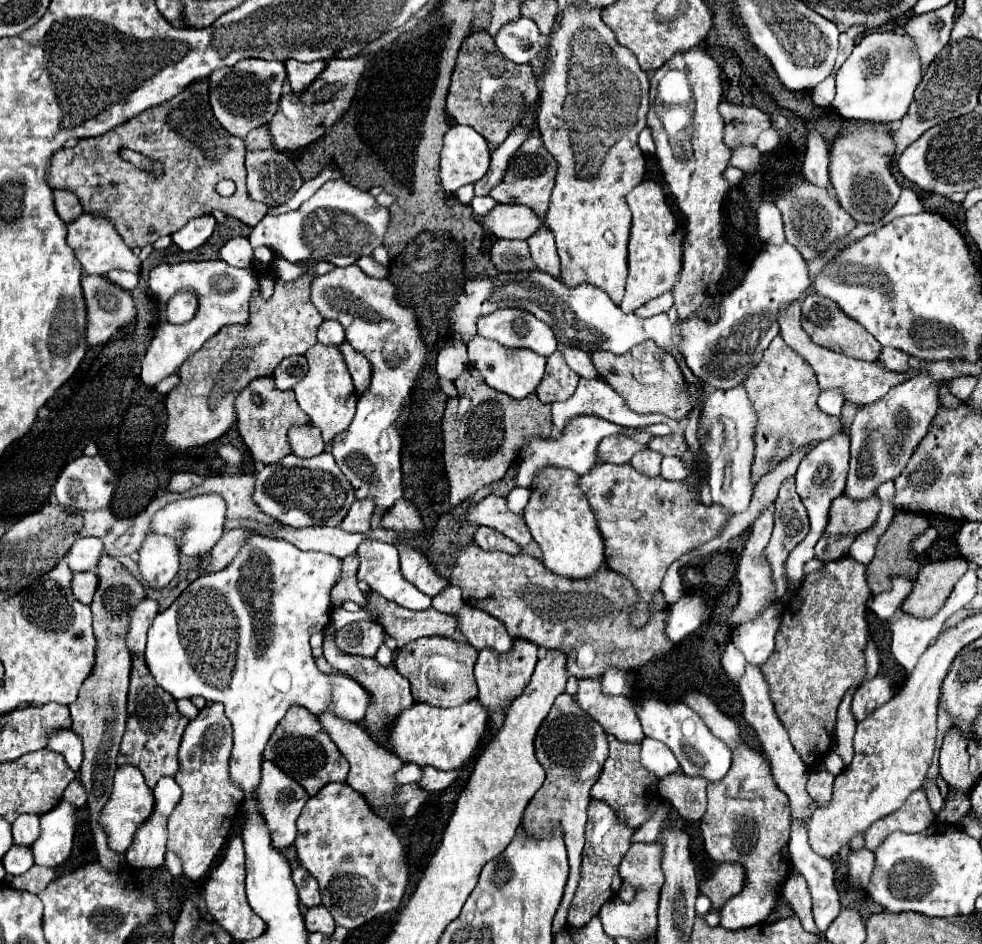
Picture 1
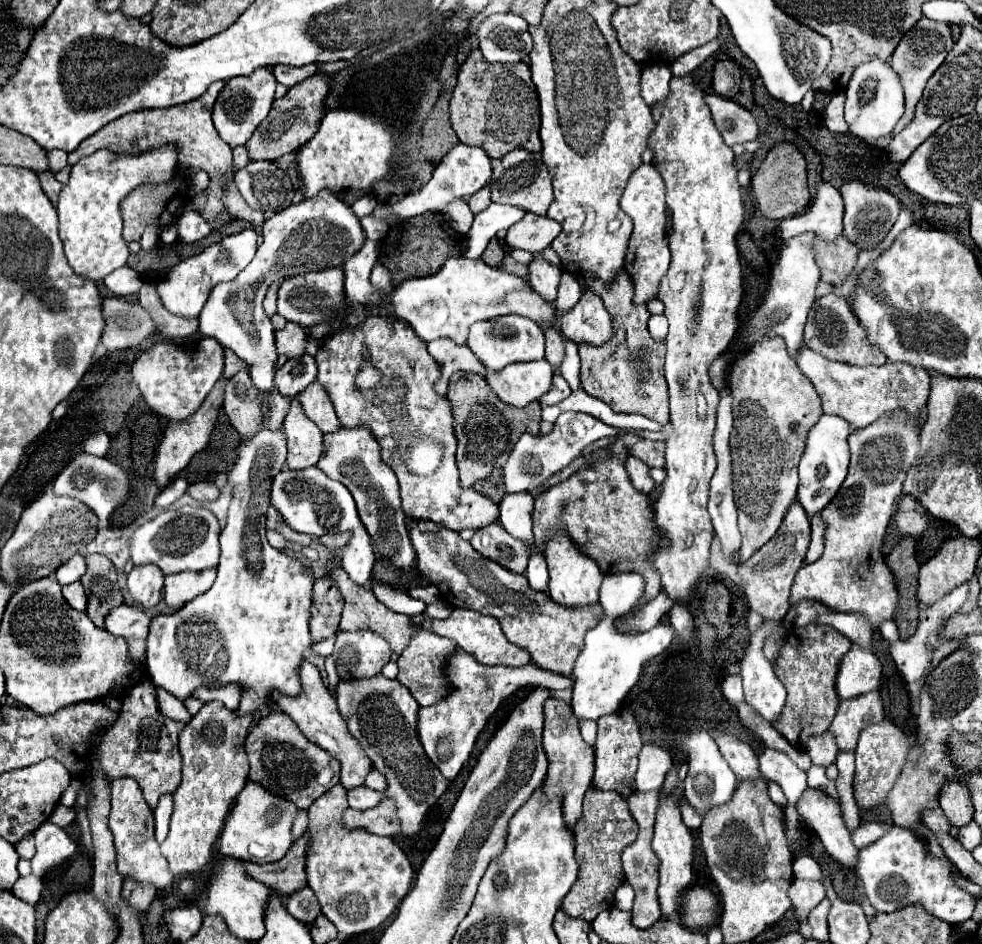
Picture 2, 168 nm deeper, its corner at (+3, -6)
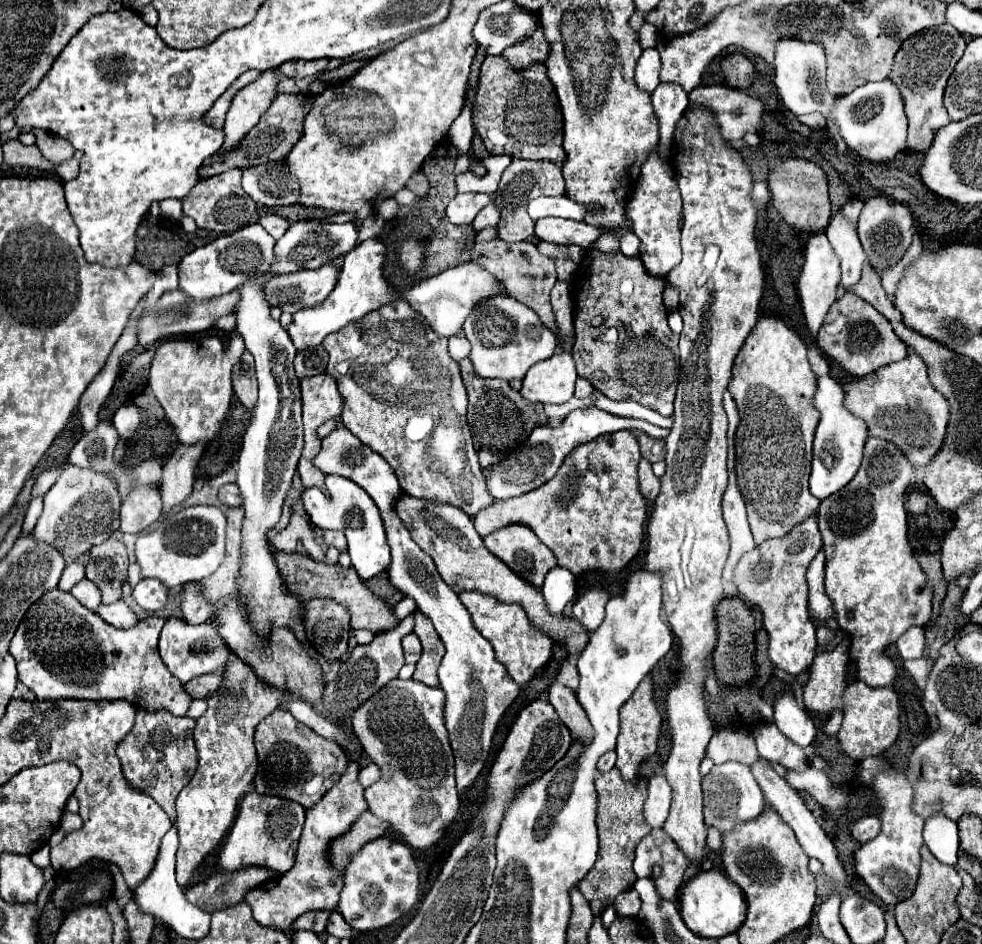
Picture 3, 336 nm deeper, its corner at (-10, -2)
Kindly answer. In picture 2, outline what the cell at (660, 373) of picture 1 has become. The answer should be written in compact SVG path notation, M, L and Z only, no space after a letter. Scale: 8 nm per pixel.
M622 271L614 283L606 285L600 279L586 277L582 283L586 289L598 293L606 305L606 311L612 315L614 323L614 339L606 343L606 347L590 347L578 345L582 369L580 381L584 389L608 403L618 413L640 413L650 417L662 425L670 423L670 399L668 399L668 383L664 377L664 353L666 343L658 343L648 333L648 317L646 305L634 305L632 293L634 287L626 271Z

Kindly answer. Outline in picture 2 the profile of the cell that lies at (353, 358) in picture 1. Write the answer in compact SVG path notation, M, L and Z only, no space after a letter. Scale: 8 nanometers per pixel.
M370 315L358 329L342 329L330 335L330 339L318 343L316 353L318 381L330 393L342 427L368 425L382 447L382 459L394 469L400 483L402 509L412 519L430 519L450 531L480 529L498 523L498 505L474 489L462 489L458 483L458 469L454 461L456 439L452 431L452 415L448 399L434 393L434 381L440 377L440 369L432 355L426 351L426 343L418 339L406 321L390 321L378 315Z

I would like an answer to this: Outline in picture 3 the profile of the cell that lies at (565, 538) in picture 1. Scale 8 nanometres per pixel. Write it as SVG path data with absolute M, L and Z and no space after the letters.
M591 587L583 595L579 595L577 601L573 601L571 615L587 629L587 633L593 633L603 623L607 601L609 601L607 591L603 591L601 587Z

